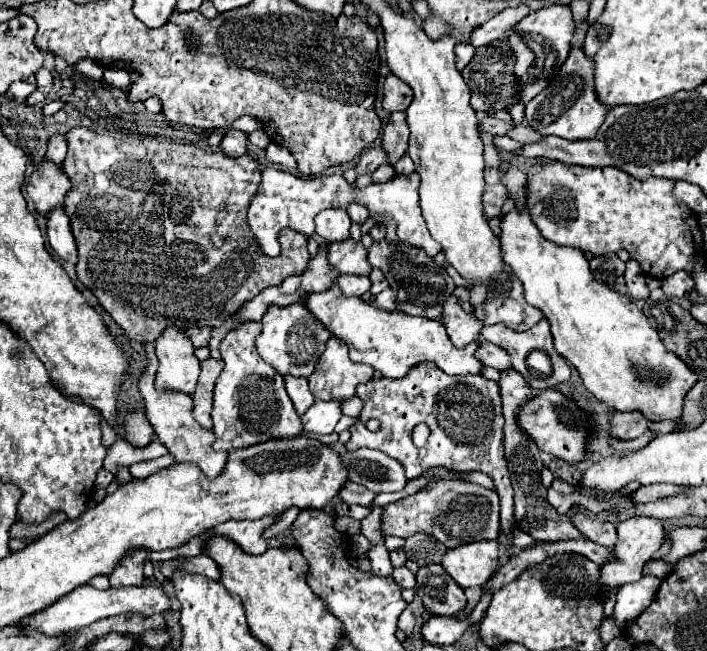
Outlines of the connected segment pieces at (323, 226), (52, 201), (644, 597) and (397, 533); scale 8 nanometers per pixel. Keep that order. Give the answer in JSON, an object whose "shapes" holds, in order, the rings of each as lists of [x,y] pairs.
{"shapes":[[[[325,209],[315,217],[317,233],[327,241],[343,241],[349,237],[349,227],[351,219],[345,209]]],[[[47,159],[37,165],[27,183],[27,193],[41,215],[47,215],[47,211],[51,211],[53,207],[63,205],[63,199],[69,189],[71,181],[63,173],[61,165],[55,165]]],[[[643,575],[643,581],[635,581],[631,585],[623,585],[617,593],[617,605],[613,619],[621,629],[627,629],[635,617],[639,617],[655,599],[655,593],[661,585],[661,579]]],[[[433,481],[421,491],[407,495],[395,503],[383,507],[381,535],[383,537],[411,537],[413,533],[433,535],[447,549],[455,549],[465,543],[499,537],[499,495],[481,485],[465,481]]]]}

